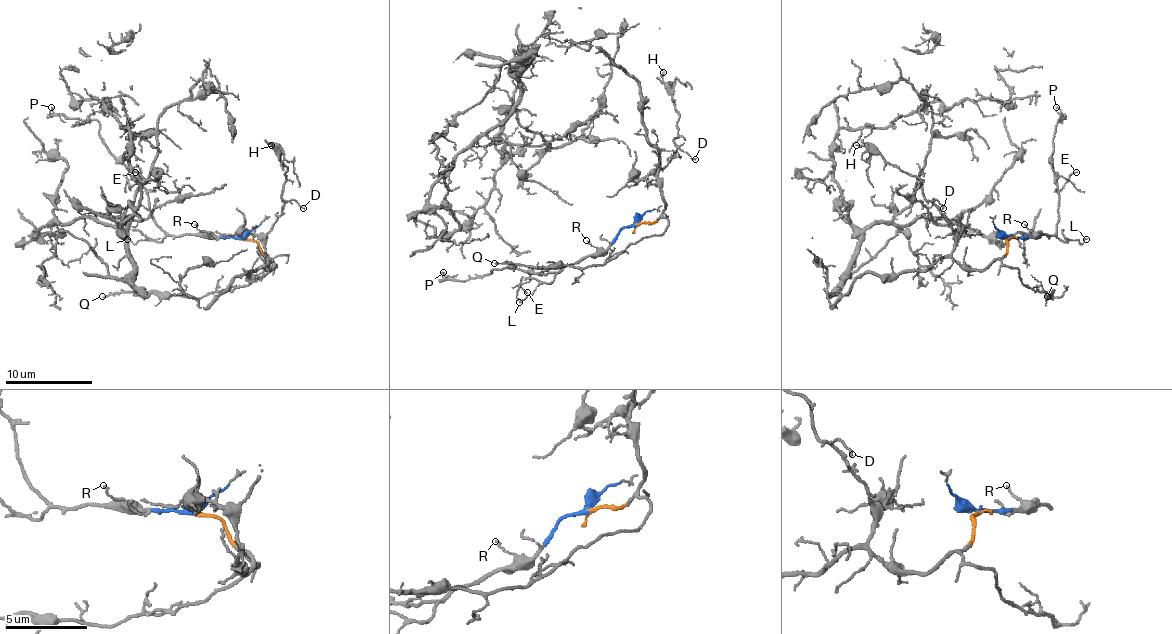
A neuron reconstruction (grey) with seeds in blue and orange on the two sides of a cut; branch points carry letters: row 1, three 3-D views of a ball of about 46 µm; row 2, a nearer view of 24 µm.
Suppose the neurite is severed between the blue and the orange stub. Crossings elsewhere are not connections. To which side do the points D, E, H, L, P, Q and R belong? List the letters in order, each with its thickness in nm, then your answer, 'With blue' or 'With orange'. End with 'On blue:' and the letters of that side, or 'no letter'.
D: Thickness 100 nm. With orange
E: Thickness 110 nm. With blue
H: Thickness 150 nm. With orange
L: Thickness 100 nm. With blue
P: Thickness 110 nm. With blue
Q: Thickness 120 nm. With orange
R: Thickness 110 nm. With blue
On blue: E, L, P, R

